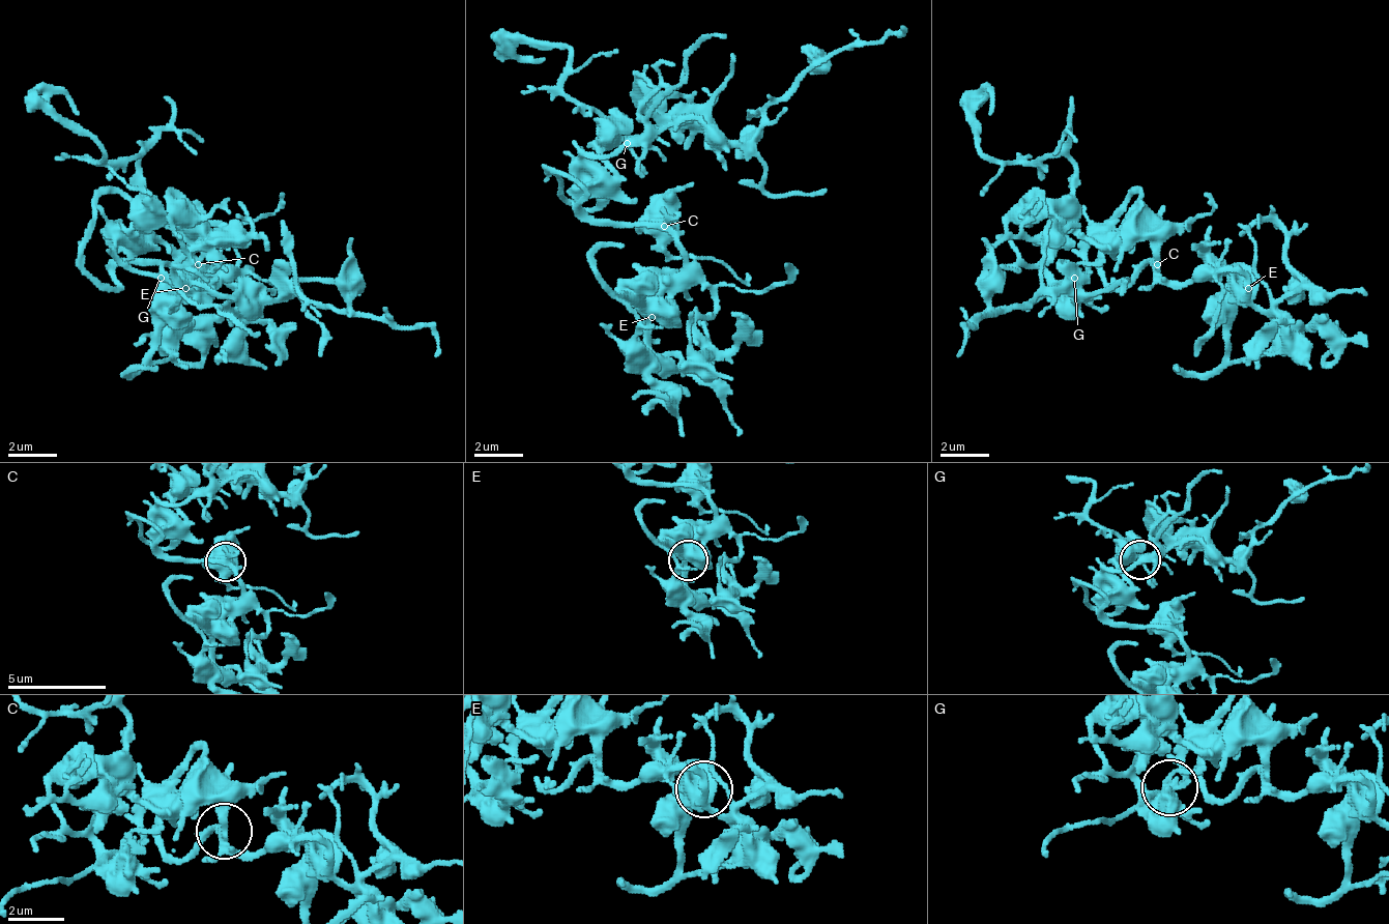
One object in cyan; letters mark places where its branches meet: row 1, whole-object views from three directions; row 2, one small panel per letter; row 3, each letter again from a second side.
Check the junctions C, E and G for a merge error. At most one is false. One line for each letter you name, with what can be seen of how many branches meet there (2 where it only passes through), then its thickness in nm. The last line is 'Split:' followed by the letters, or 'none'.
Split: none

